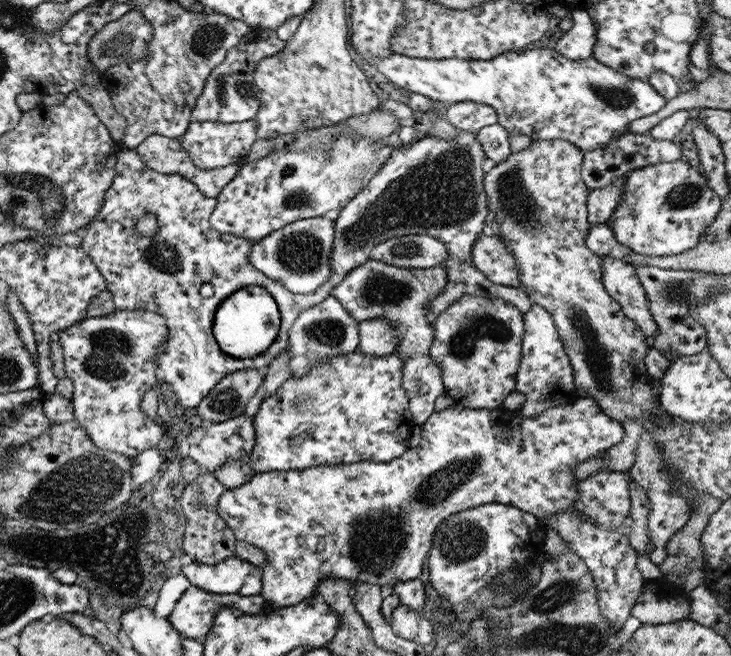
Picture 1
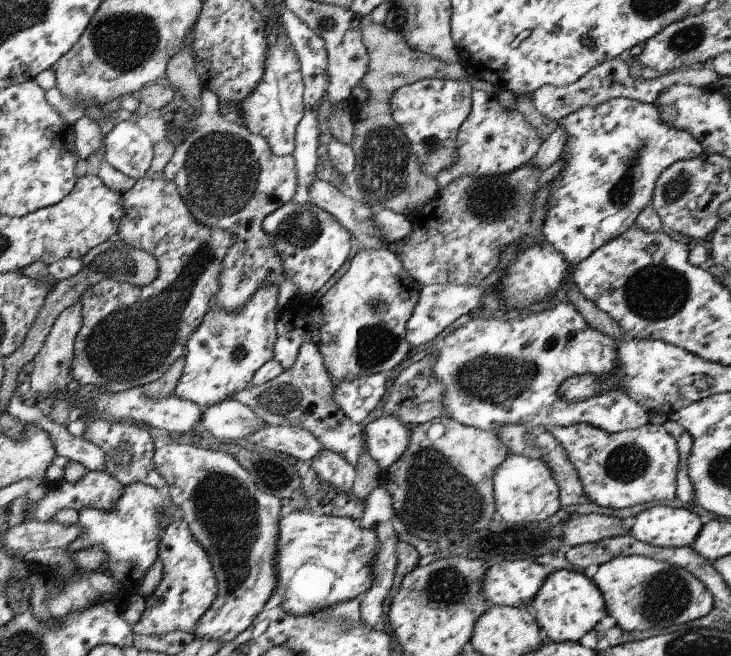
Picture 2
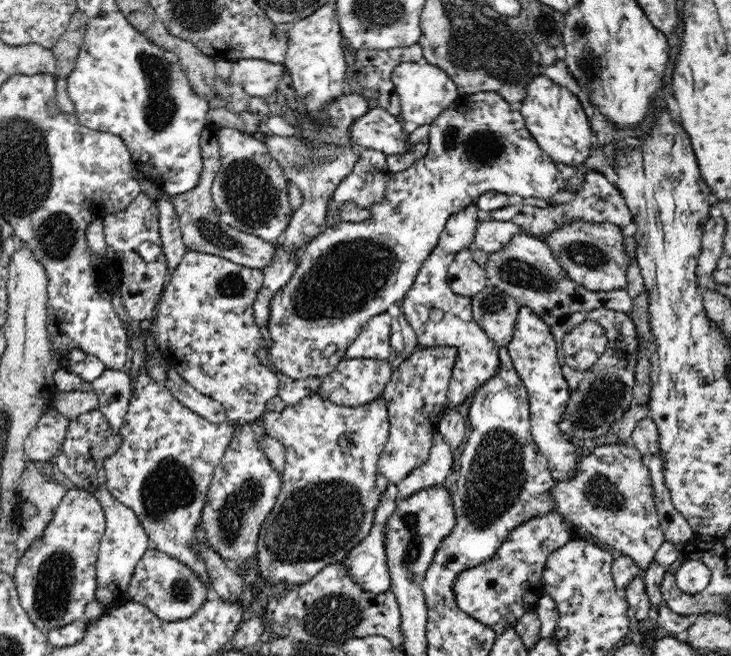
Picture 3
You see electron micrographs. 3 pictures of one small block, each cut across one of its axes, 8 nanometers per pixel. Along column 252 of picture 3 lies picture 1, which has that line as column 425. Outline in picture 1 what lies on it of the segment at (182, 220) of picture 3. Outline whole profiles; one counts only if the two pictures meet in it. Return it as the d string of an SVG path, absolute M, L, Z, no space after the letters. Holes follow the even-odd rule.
M396 235L377 244L371 249L369 259L384 262L399 268L431 268L444 261L449 254L447 247L432 236L419 235Z

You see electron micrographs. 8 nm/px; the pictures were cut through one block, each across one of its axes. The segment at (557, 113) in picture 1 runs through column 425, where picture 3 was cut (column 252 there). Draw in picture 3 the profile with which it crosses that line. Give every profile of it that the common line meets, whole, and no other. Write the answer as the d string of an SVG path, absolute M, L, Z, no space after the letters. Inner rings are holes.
M252 58L238 59L232 61L230 80L251 97L268 98L278 92L278 84L285 72L284 63Z

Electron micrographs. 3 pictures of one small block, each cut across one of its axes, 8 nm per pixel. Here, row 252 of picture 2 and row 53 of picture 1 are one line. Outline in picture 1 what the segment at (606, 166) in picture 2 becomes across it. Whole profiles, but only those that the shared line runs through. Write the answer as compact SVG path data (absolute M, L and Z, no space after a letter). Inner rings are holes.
M572 10L570 18L570 29L559 37L554 49L572 61L591 57L595 42L594 22L584 10Z

